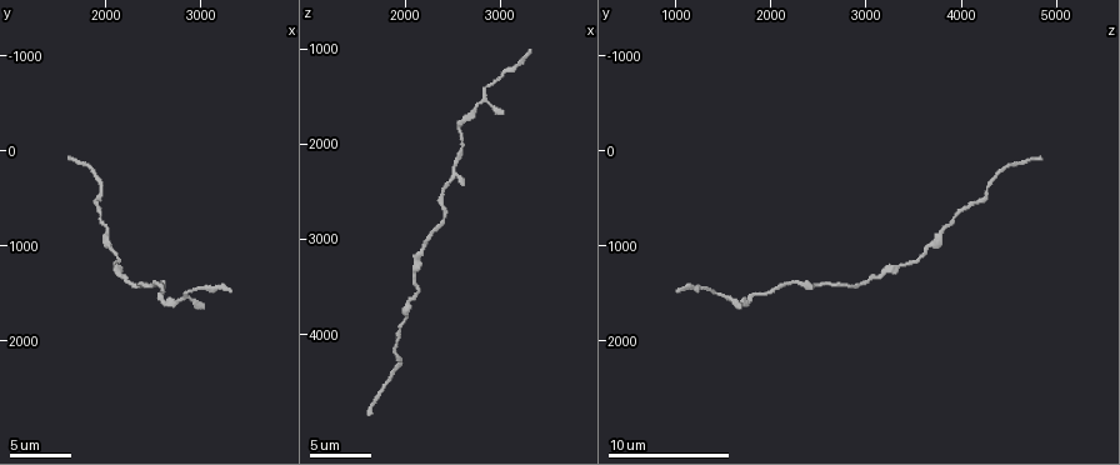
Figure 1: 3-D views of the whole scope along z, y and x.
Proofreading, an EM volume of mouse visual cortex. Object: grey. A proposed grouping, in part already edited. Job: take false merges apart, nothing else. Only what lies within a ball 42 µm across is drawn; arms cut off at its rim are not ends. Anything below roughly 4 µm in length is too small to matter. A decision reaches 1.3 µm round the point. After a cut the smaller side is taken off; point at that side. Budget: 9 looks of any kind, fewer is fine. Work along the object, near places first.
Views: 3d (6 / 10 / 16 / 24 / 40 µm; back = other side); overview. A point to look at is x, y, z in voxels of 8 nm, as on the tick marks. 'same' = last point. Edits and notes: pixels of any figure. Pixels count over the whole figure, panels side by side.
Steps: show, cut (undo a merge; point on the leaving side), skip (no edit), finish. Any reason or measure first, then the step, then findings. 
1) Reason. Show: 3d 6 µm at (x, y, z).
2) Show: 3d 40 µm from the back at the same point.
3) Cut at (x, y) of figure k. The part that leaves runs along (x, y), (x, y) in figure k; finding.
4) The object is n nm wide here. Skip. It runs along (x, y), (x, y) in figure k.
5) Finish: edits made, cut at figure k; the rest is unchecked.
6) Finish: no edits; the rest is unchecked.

Narrows sharply. Show: 3d 10 µm at (1960, 440, 4280).

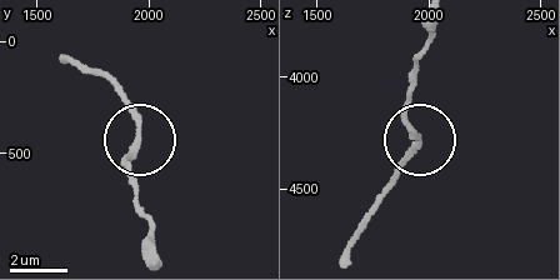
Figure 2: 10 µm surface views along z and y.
Show: 3d 10 µm from the back at (1950, 430, 4260).

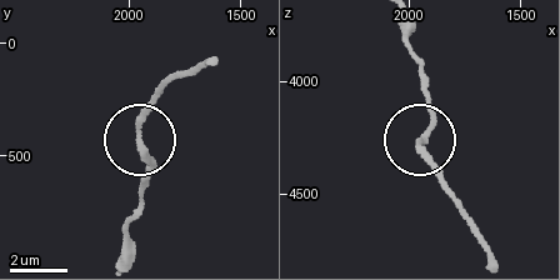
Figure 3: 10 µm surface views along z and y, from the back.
Skip. It runs along (405, 25), (434, 119), (419, 148), (438, 181) in figure 3; one cell here.

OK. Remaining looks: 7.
Thick turns thin. Show: 3d 10 µm at (2560, 1500, 1840).

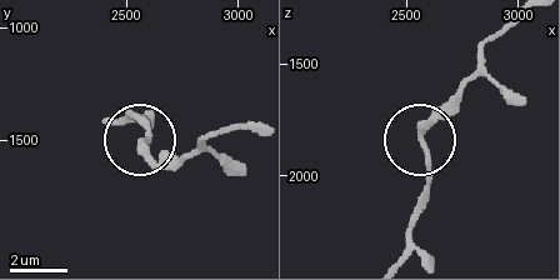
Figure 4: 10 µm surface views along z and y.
Show: 3d 6 µm at (2580, 1510, 1830).

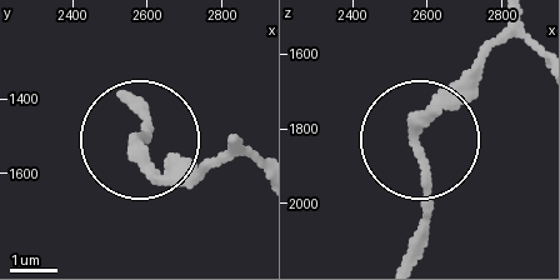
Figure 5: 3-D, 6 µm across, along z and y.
The object is 220 nm wide here. Skip. It runs along (124, 94), (144, 118), (144, 150), (200, 174) in figure 5; one cell here.

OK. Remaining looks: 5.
A narrow waist. Show: 3d 10 µm at (2400, 1420, 2760).

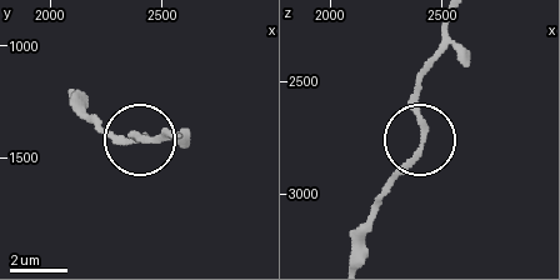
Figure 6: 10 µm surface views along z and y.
Show: 3d 10 µm from the back at the same point.

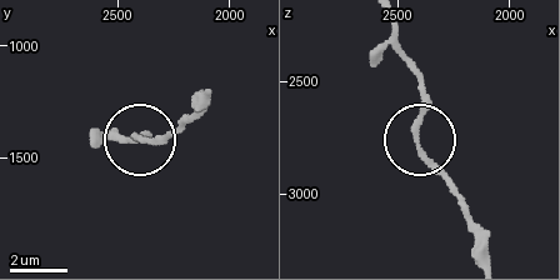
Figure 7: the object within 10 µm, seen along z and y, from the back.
Skip. It runs along (455, 188), (420, 140), (420, 70) in figure 7; continuous, no second cell.

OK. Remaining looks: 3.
Sudden change in width. Show: 3d 10 µm at (2100, 1220, 3360).

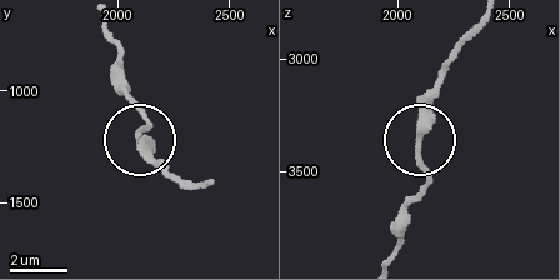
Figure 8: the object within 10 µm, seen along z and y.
Skip. It runs along (451, 58), (429, 113), (423, 196) in figure 8; all the same cell.

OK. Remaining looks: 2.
Finish: no edits; the rest is unchecked.

